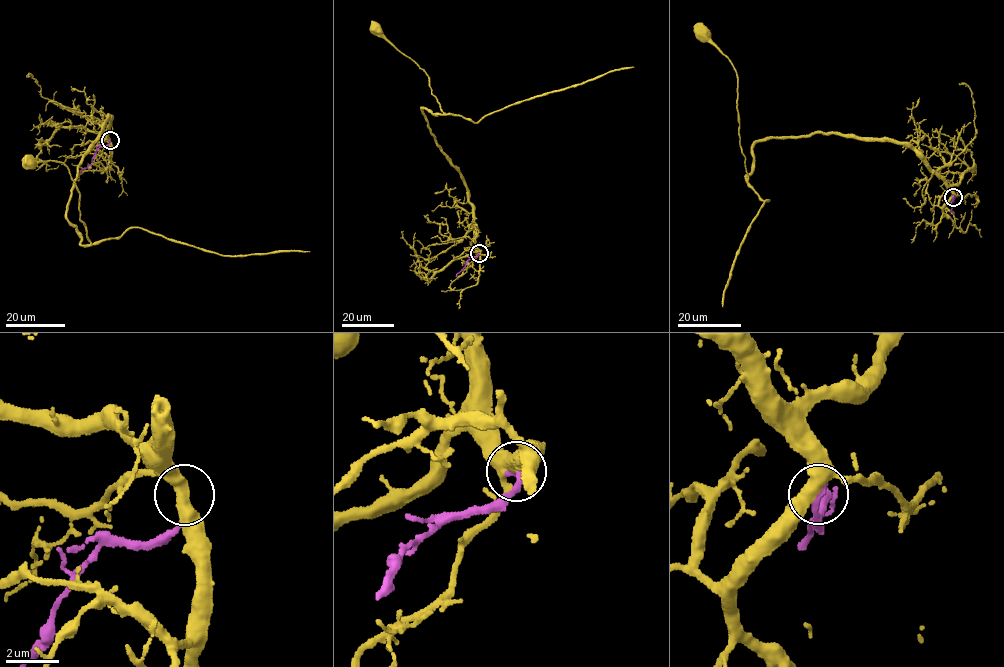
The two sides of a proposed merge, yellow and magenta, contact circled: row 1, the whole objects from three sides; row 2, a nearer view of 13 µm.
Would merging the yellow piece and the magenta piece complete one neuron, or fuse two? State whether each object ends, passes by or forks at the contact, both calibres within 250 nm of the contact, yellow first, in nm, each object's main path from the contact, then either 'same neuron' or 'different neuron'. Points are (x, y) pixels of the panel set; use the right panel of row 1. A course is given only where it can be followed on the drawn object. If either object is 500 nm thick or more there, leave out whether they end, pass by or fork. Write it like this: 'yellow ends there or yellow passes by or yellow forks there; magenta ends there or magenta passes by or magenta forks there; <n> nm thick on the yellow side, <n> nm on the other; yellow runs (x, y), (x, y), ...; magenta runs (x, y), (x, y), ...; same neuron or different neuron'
yellow forks there; magenta ends there; 400 nm thick on the yellow side, 260 nm on the other; yellow runs (953, 196), (947, 183), (910, 148), (837, 133), (760, 140), (753, 148), (747, 181), (736, 71), (702, 33); magenta runs (953, 196), (951, 210), (953, 214); same neuron

